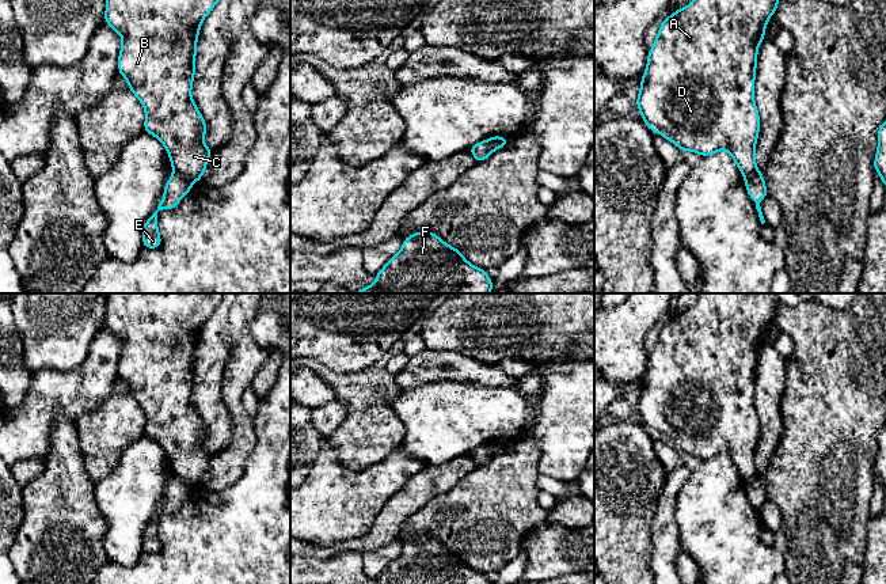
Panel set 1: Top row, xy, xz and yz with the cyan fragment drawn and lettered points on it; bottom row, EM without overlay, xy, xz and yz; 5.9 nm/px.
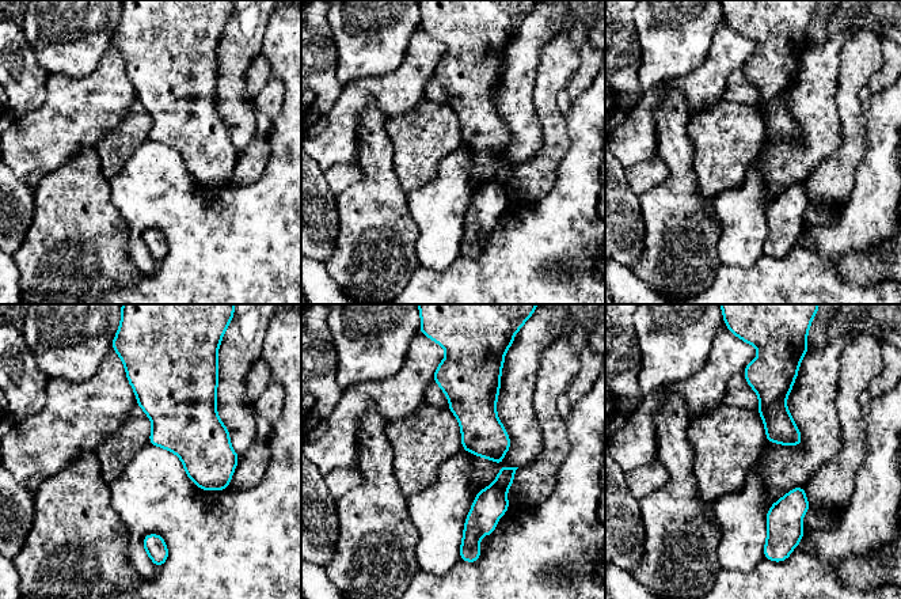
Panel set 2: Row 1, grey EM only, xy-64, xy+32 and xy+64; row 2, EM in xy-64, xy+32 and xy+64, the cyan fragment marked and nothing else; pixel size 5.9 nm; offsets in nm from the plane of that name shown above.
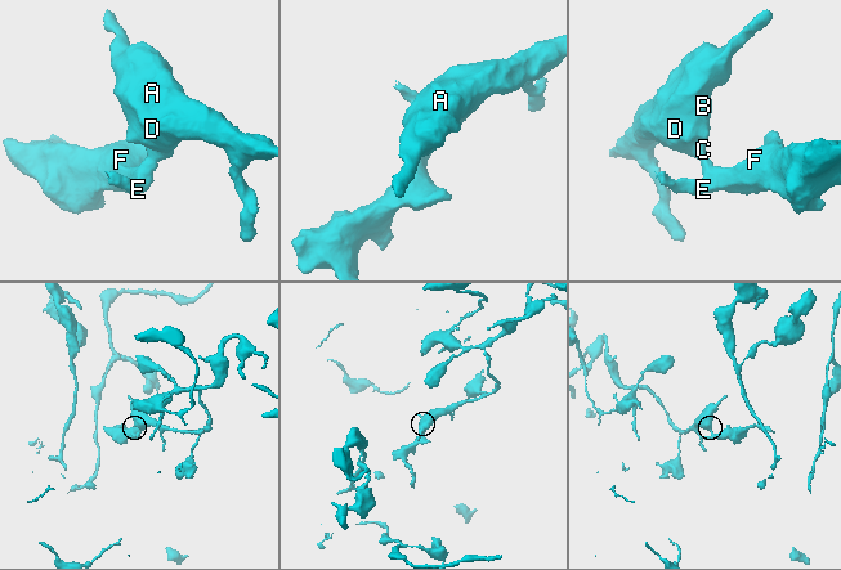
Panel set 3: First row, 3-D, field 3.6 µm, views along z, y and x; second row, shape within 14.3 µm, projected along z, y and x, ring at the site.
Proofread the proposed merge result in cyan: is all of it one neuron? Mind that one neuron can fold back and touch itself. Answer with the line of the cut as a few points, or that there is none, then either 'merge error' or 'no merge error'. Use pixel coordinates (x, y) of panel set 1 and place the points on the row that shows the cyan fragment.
xy (174, 169), (191, 182) | merge error

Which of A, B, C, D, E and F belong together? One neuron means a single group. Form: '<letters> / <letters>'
A B C D / E F

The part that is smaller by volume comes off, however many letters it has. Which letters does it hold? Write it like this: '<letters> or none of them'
E, F

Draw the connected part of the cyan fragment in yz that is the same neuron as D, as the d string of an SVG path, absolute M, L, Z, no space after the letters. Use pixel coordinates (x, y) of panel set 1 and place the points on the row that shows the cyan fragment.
M693 0L663 19L647 54L647 67L636 99L647 128L681 151L696 152L700 156L727 151L744 178L756 172L758 168L754 149L761 125L754 103L757 52L760 42L765 39L768 19L775 15L779 3L780 0Z

